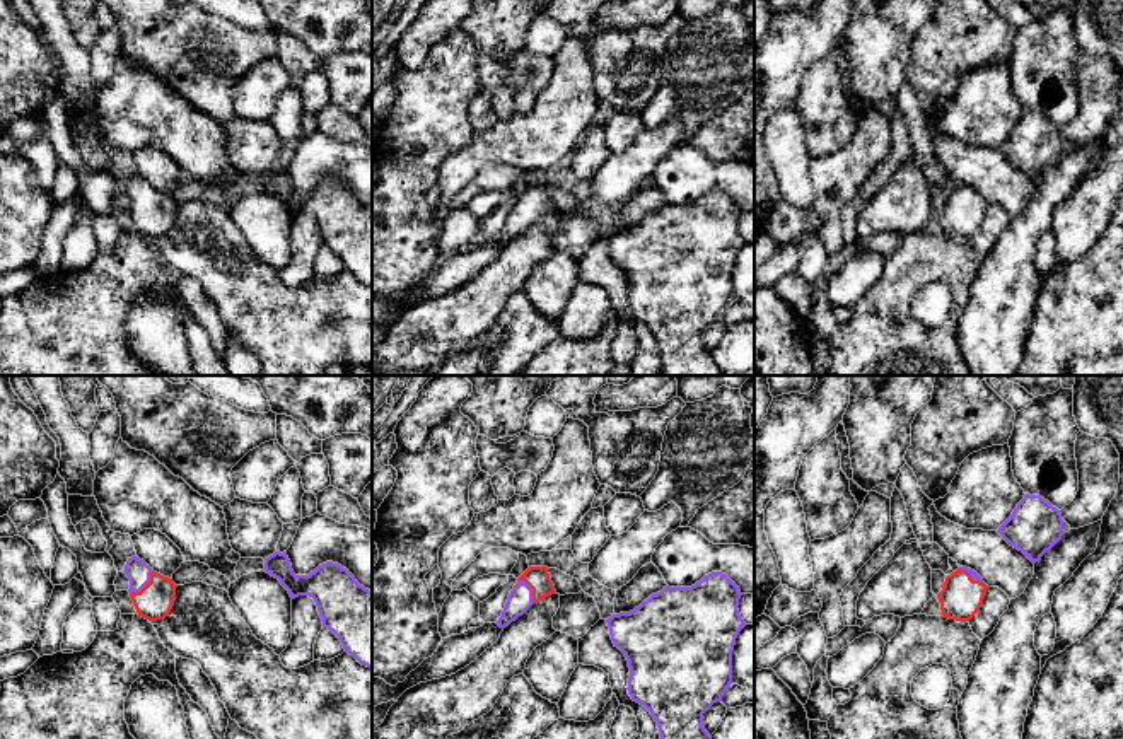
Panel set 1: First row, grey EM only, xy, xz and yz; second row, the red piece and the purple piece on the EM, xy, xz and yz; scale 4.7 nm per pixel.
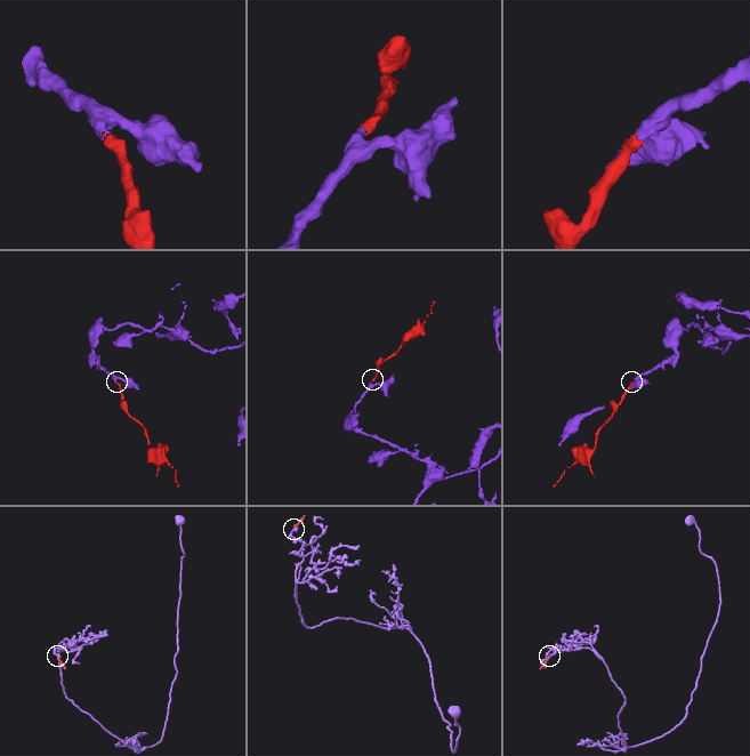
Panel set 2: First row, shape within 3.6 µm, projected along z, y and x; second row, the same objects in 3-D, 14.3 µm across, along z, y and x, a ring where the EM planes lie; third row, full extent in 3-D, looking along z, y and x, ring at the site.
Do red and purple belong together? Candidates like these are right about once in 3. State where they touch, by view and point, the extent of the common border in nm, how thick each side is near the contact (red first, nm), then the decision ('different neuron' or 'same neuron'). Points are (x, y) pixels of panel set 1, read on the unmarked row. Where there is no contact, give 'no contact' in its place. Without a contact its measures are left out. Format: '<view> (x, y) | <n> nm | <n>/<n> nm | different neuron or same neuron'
xy (145, 203) | 160 nm | 170/110 nm | same neuron

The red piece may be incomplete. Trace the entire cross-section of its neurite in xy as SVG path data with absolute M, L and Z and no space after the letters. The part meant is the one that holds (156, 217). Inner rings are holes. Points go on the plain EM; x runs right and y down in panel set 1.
M138 174L128 176L125 188L130 196L130 215L138 234L157 239L169 234L176 218L176 201L172 196L154 189Z

